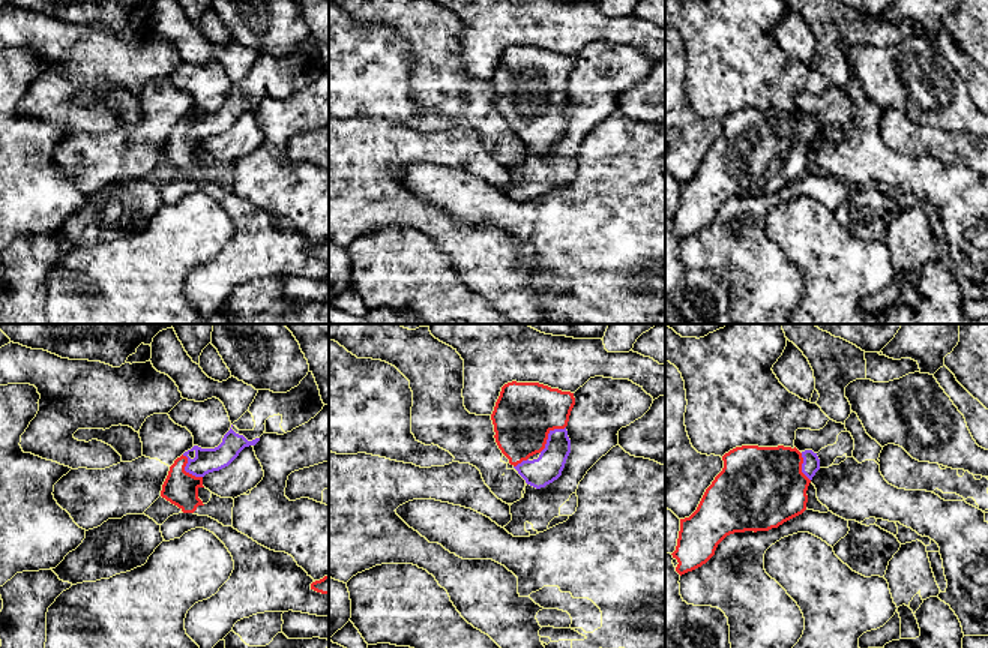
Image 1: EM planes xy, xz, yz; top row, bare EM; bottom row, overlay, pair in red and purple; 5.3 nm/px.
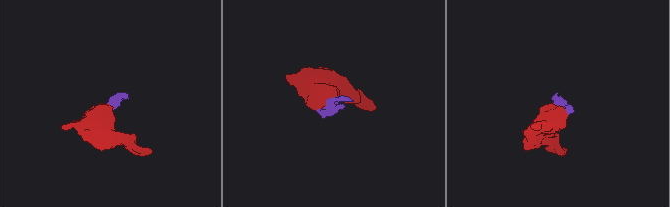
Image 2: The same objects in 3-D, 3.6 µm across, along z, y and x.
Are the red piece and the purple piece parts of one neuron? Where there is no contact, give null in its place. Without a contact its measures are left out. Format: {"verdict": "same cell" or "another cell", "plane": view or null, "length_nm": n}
{"verdict": "same cell", "plane": "xz", "length_nm": 200}

